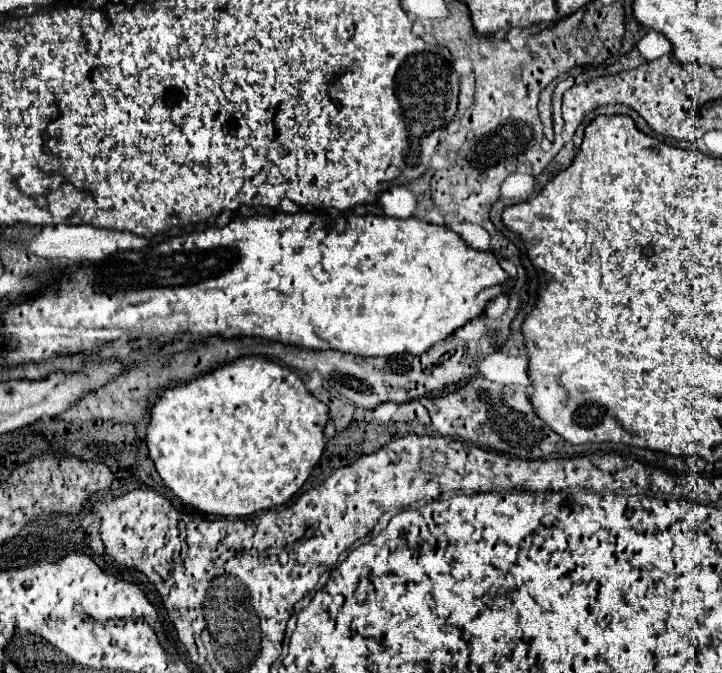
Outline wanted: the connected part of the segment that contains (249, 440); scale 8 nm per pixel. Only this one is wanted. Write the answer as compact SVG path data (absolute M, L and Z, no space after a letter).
M247 356L247 358L237 358L235 362L227 364L227 366L219 366L209 374L203 374L191 382L185 384L177 384L173 388L167 388L157 402L151 406L151 420L147 424L147 434L145 434L145 442L149 448L149 458L155 464L155 470L159 472L159 476L163 478L163 482L169 486L169 490L179 496L185 504L197 508L199 512L205 514L217 514L217 516L227 516L227 518L243 518L243 516L251 516L263 510L269 510L273 506L281 506L285 502L289 502L289 498L303 486L303 482L307 480L307 476L311 474L313 466L319 462L325 442L323 442L323 428L325 422L329 418L329 408L319 402L313 394L307 392L303 380L289 368L279 366L271 360L265 360L263 356Z

